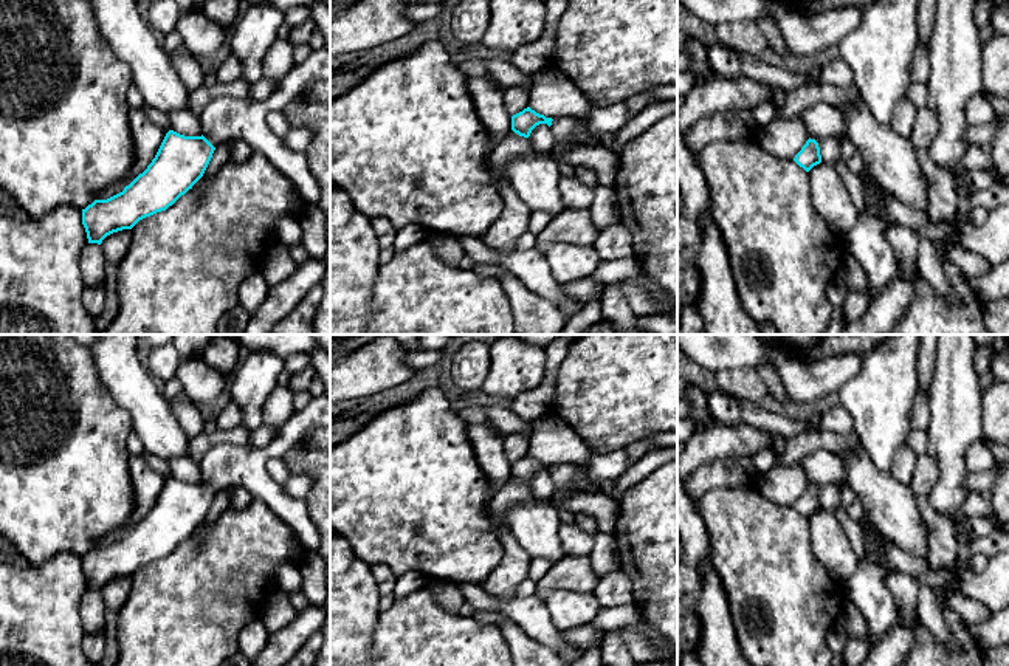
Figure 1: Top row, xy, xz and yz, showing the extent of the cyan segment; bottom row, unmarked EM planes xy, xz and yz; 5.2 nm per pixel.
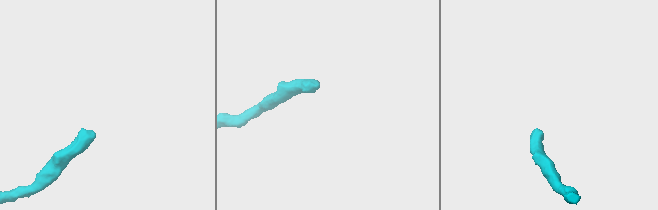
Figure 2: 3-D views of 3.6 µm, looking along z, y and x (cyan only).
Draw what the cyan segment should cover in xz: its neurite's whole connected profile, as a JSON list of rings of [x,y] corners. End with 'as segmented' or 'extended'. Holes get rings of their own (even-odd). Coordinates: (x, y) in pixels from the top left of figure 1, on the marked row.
[[[626,101],[615,105],[591,105],[584,118],[546,118],[530,107],[511,116],[511,130],[519,136],[529,138],[539,124],[547,124],[553,133],[555,146],[552,153],[563,152],[567,147],[581,142],[577,136],[587,139],[601,139],[604,133],[612,133],[629,121]]]; extended

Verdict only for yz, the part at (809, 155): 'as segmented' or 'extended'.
extended

